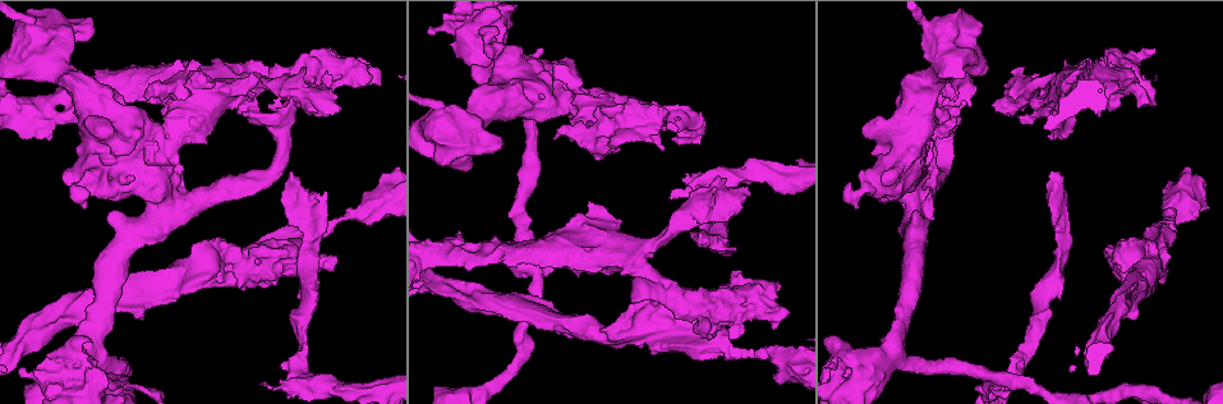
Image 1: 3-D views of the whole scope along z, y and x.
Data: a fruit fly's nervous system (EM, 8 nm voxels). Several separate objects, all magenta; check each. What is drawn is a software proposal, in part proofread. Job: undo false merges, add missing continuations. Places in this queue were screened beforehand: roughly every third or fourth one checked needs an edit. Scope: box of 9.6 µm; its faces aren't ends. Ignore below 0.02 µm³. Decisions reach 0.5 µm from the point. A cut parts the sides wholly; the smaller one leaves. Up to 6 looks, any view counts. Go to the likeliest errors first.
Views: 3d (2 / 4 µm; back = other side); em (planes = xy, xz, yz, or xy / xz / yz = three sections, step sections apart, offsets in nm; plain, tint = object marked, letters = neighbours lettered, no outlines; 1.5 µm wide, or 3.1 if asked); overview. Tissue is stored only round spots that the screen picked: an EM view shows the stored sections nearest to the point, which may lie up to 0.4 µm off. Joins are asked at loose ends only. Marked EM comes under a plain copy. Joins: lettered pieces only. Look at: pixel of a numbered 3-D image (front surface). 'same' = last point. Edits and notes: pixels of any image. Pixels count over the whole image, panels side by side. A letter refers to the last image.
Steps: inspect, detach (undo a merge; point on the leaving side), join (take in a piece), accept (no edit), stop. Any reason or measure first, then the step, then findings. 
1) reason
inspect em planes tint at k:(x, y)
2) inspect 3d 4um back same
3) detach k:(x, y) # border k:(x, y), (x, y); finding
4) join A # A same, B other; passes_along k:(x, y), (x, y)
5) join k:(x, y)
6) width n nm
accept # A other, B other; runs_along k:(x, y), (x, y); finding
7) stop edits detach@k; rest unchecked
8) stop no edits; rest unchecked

sudden change in width
inspect em planes letters at 1:(1157, 234)

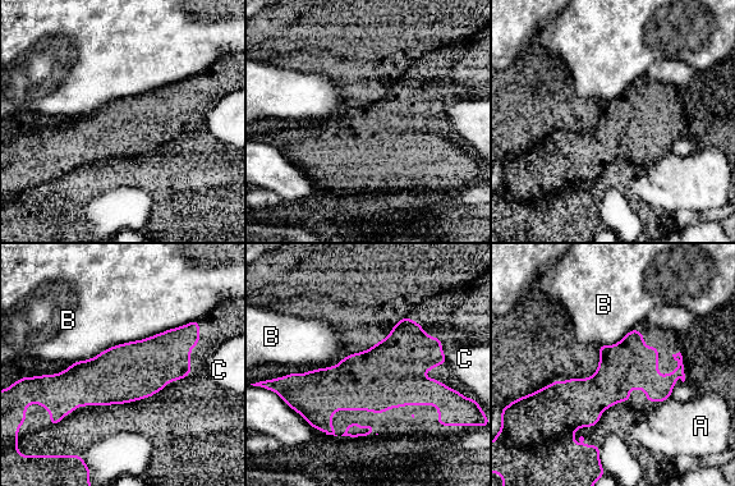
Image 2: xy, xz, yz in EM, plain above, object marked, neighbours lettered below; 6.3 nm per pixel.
accept # A other, B other, C other; border 2:(197, 319), (70, 362); all the same neuron

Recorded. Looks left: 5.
branch stops here
inspect em xz step 4 tint at 1:(316, 109)

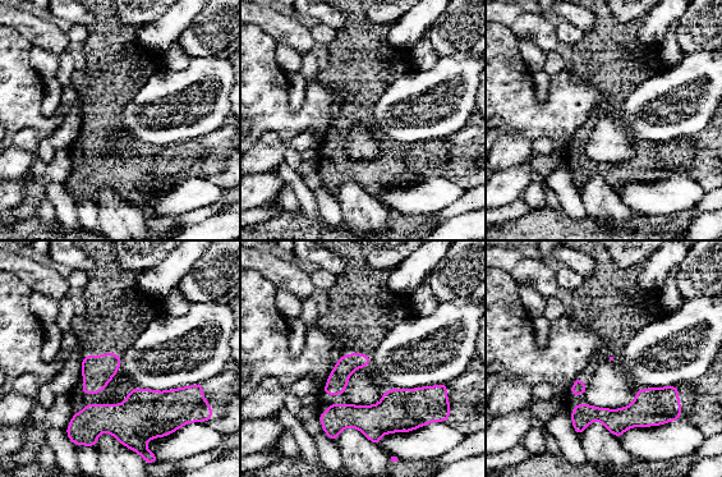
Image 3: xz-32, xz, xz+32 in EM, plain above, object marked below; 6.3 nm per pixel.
cut it another way
inspect em planes letters same

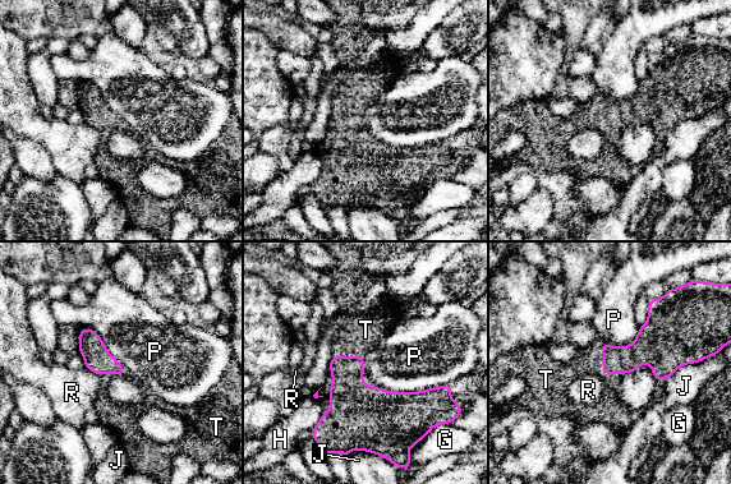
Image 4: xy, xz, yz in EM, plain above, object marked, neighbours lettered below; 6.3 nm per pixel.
longest_contact P 460 nm
join T # G other, H other, J other, P other, R other, T same; it goes on there

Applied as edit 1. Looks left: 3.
inspect em yz step 4 letters at 1:(700, 235)

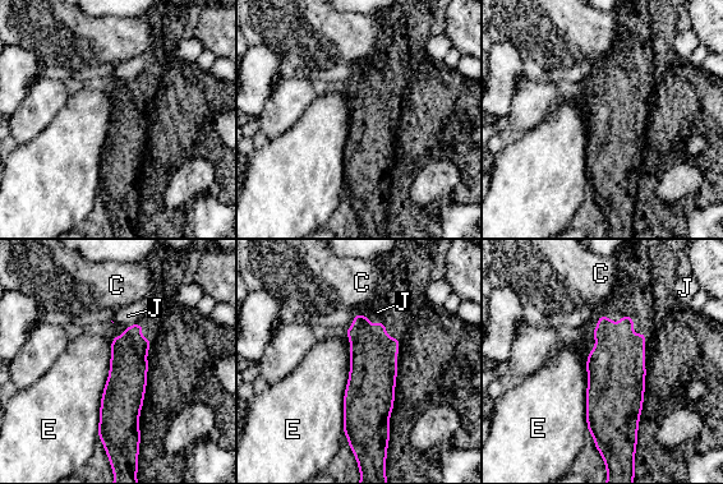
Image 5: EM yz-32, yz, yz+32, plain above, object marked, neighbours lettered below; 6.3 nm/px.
accept # C other, E other, J other; runs_along 5:(139, 327), (119, 419), (104, 437); none of them fits

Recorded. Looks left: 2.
stop edits join@4; rest unchecked

